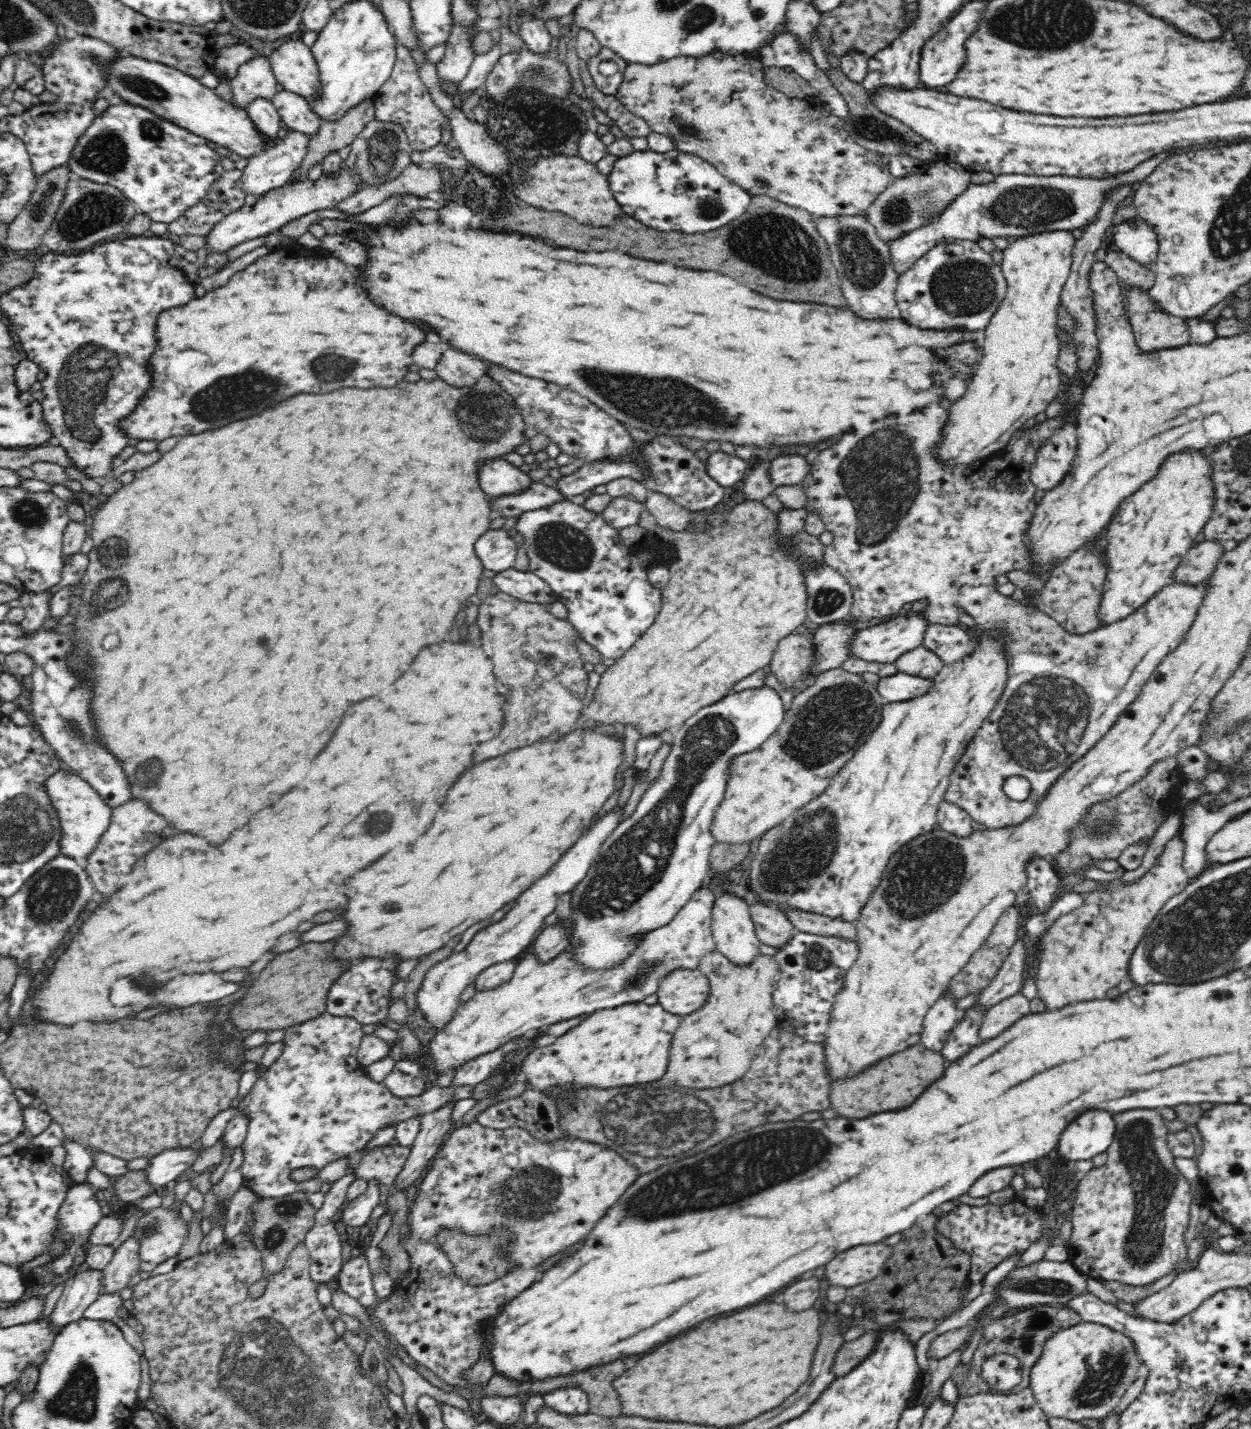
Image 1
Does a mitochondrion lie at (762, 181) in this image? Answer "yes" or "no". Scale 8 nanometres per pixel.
yes

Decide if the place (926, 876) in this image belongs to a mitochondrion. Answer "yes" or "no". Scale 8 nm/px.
yes

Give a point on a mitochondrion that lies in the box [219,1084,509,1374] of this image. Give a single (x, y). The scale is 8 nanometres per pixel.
(286, 1213)

